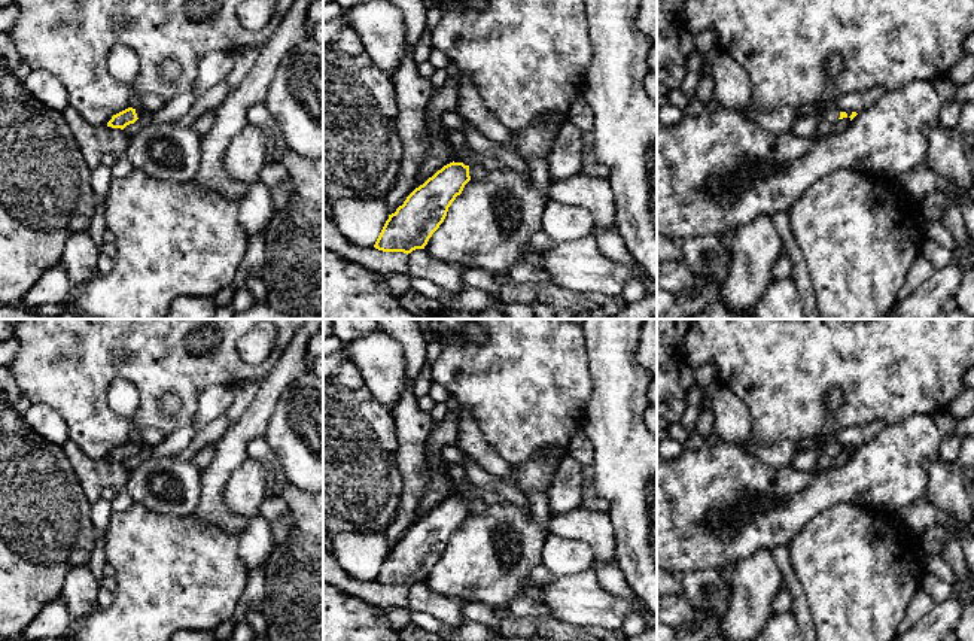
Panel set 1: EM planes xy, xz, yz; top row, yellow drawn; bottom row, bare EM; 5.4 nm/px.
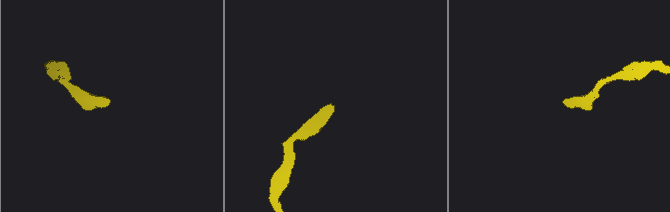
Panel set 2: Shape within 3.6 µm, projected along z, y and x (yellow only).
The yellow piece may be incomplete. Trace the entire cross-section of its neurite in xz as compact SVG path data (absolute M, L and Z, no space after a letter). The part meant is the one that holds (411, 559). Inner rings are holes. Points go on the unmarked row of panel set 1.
M474 486L462 496L453 495L416 522L404 538L389 549L374 581L407 589L416 583L424 583L444 556L451 537L471 514L469 501L477 499L483 490L490 489Z

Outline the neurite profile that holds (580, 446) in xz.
M584 431L575 434L570 440L566 453L576 458L582 465L591 467L594 459L594 449Z

